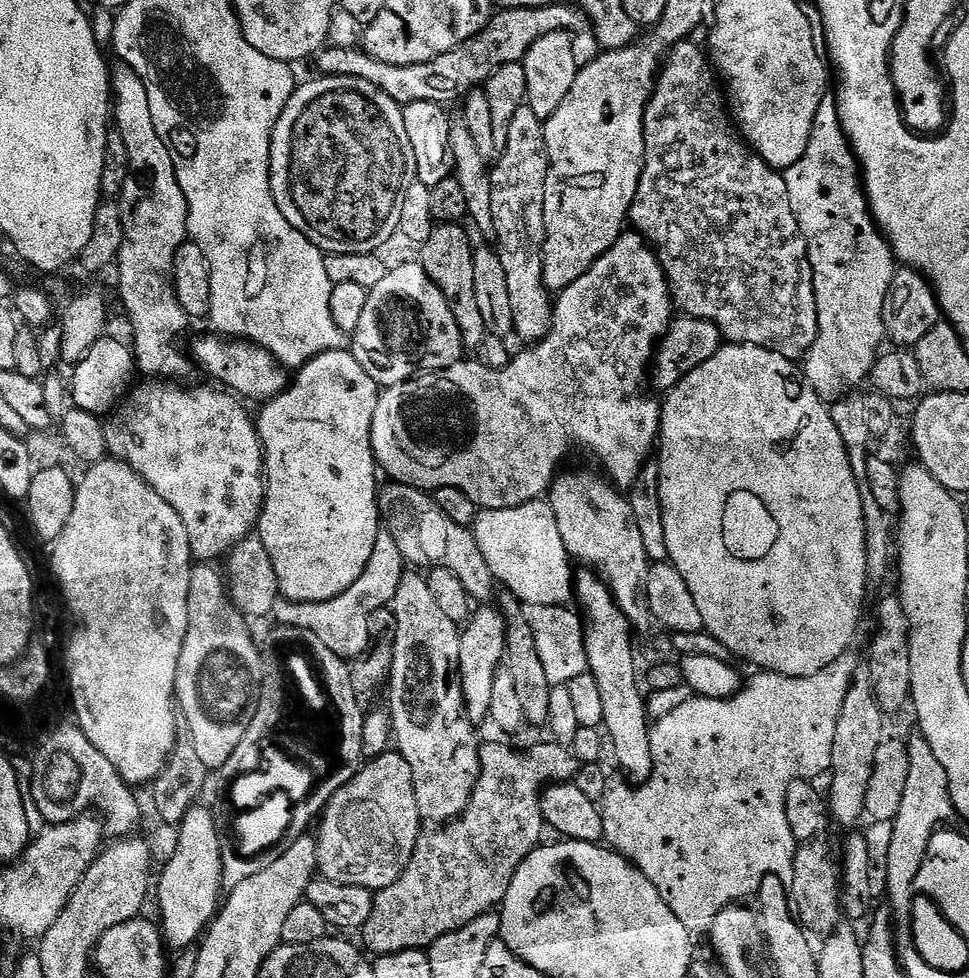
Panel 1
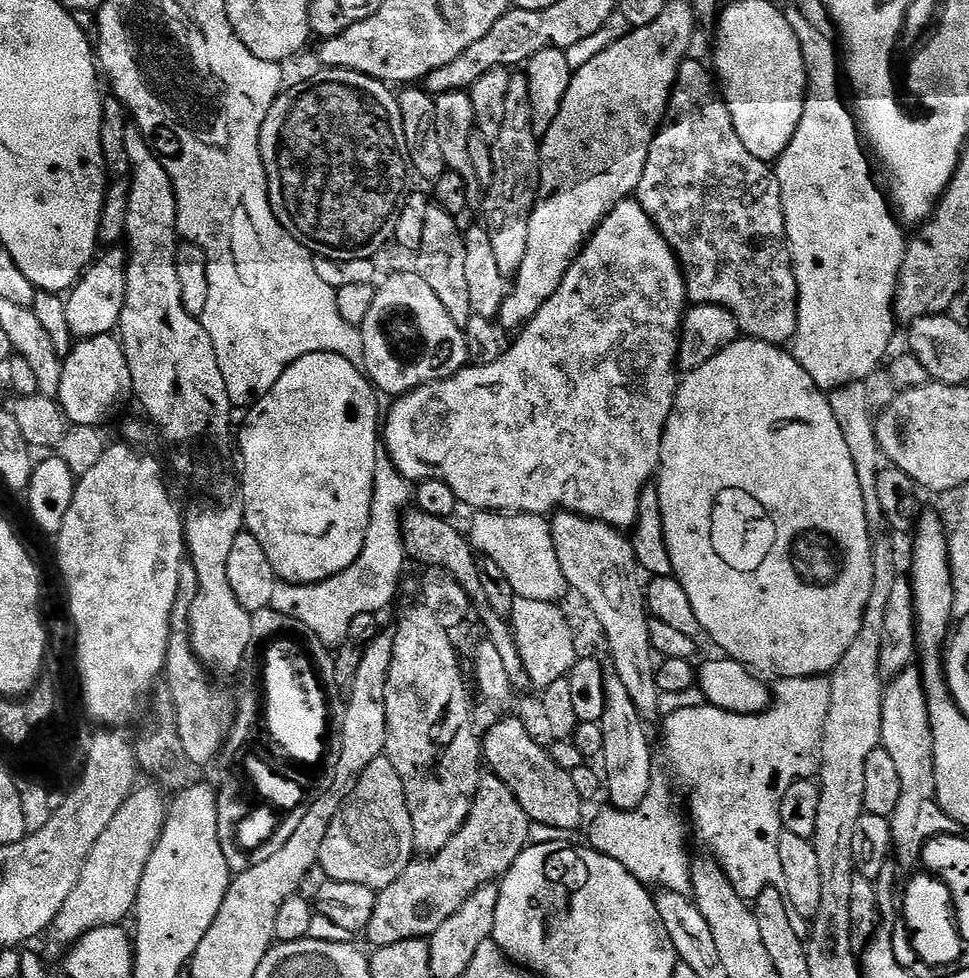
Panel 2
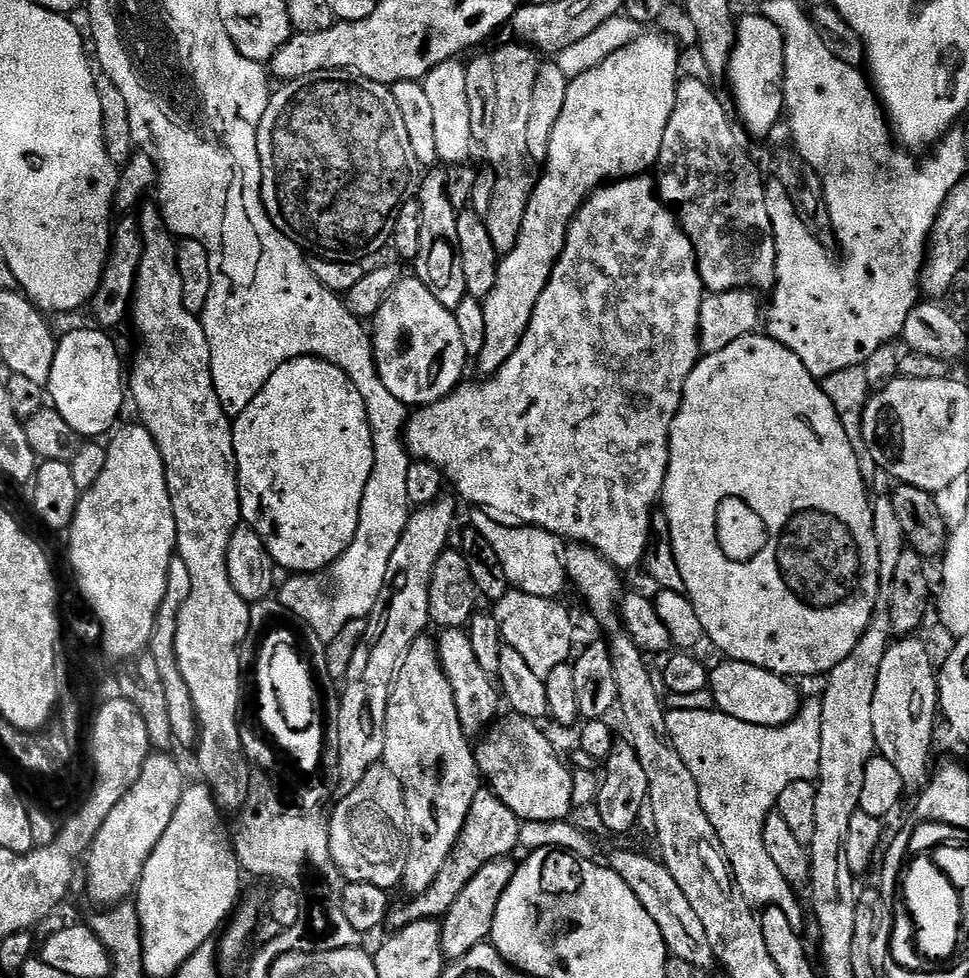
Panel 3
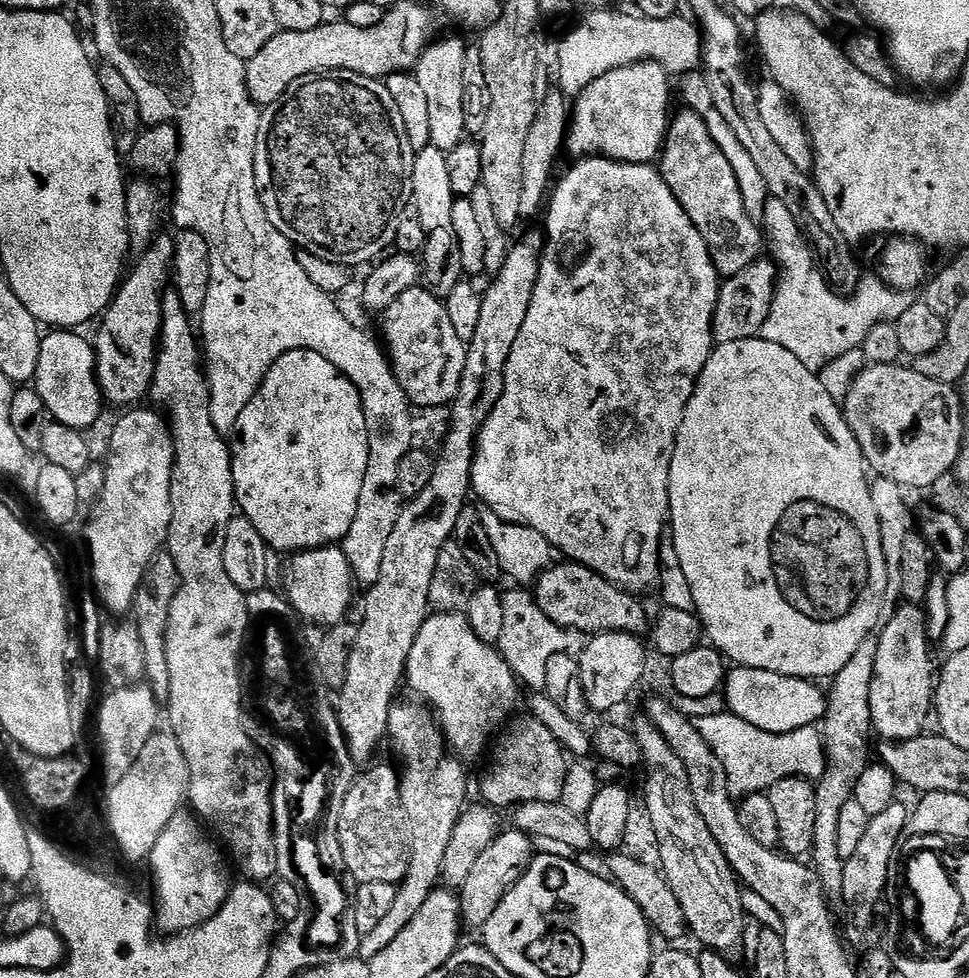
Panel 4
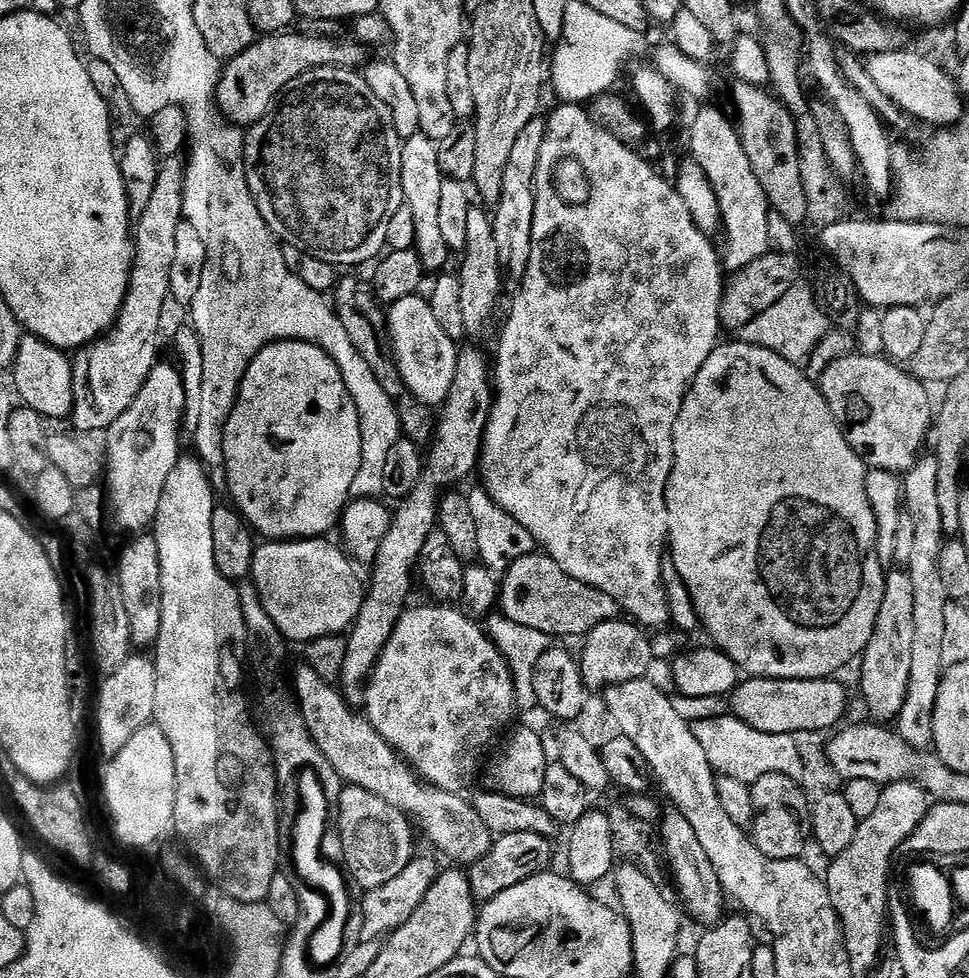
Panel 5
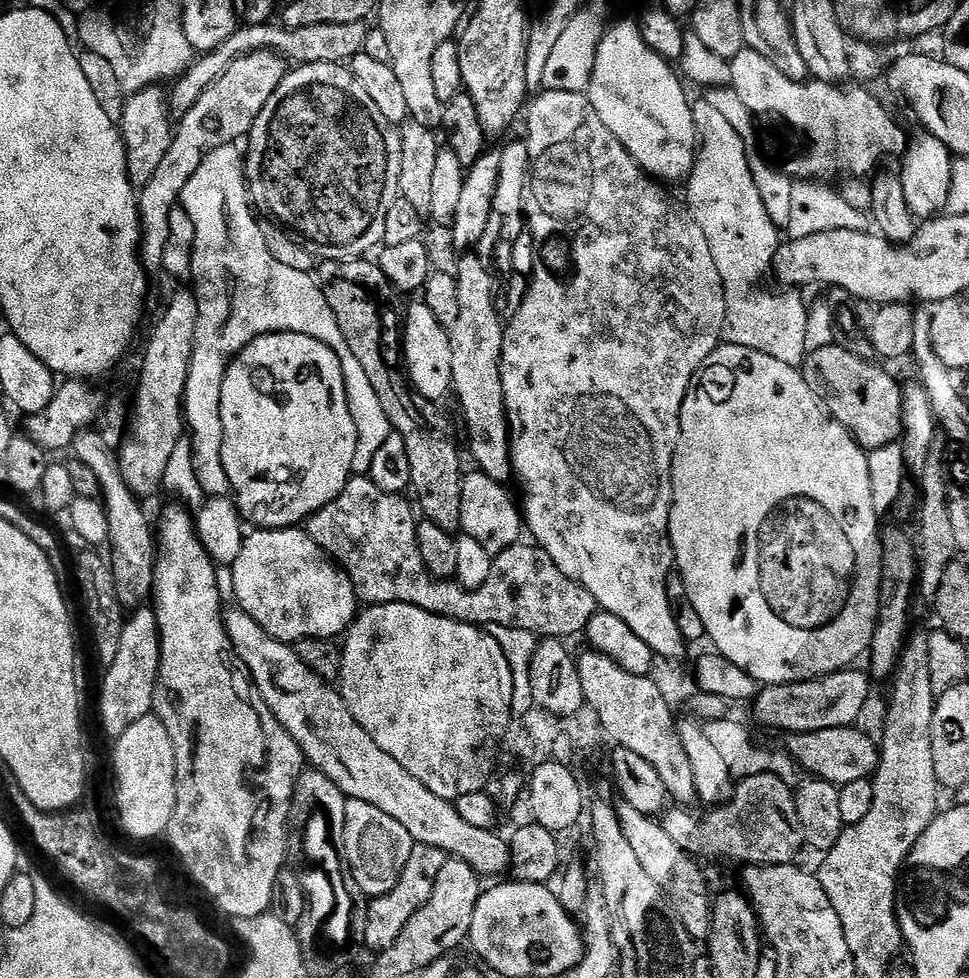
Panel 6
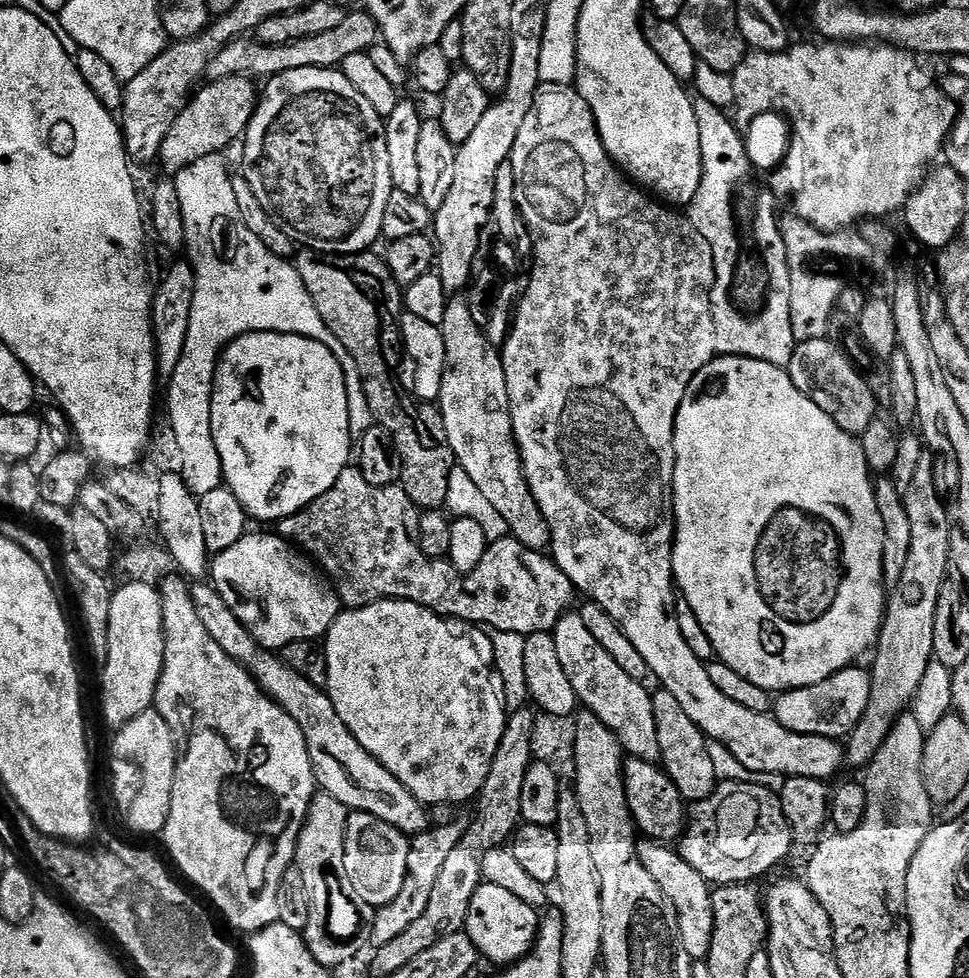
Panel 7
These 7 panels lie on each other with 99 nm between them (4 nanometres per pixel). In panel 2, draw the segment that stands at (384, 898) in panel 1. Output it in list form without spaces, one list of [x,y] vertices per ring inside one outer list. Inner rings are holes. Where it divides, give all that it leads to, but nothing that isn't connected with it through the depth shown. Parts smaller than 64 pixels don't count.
[[[484,774],[480,777],[480,788],[476,791],[476,800],[472,803],[470,814],[466,822],[442,846],[440,852],[435,852],[427,858],[413,859],[412,863],[390,882],[390,886],[379,889],[376,892],[374,902],[374,914],[370,914],[370,922],[366,929],[366,937],[376,948],[394,946],[394,942],[406,942],[407,940],[422,940],[430,938],[458,910],[462,910],[464,903],[469,900],[483,884],[491,884],[499,881],[510,870],[510,866],[529,847],[528,828],[530,821],[526,810],[514,798],[514,794],[505,786],[497,776]]]

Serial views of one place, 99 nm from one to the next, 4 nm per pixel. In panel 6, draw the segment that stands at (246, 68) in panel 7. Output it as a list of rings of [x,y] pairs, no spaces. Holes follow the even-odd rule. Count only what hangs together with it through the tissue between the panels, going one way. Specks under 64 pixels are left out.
[[[272,22],[266,24],[251,24],[237,27],[234,34],[222,42],[214,51],[203,53],[189,65],[184,75],[172,85],[167,97],[168,109],[173,121],[178,122],[194,108],[196,102],[238,57],[247,53],[275,51],[286,60],[296,64],[341,64],[351,61],[360,51],[363,51],[365,23],[349,25],[317,25],[289,29]]]

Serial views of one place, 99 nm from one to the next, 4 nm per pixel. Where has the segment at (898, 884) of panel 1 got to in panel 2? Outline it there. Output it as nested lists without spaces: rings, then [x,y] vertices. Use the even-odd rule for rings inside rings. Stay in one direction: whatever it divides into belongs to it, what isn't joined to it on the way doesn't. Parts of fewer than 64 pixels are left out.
[[[915,667],[907,668],[902,674],[887,681],[882,702],[882,718],[881,745],[890,754],[890,758],[894,759],[899,782],[902,783],[898,806],[890,818],[893,851],[895,857],[899,857],[904,863],[917,863],[924,845],[923,841],[919,840],[922,816],[924,810],[935,801],[937,778],[924,678]]]

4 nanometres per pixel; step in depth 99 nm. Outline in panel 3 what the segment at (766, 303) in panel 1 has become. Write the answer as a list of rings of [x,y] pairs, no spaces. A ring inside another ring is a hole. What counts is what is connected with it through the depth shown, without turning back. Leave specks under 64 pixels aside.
[[[684,78],[676,85],[676,105],[666,134],[662,134],[662,150],[654,165],[654,184],[660,199],[675,211],[680,227],[690,238],[696,252],[696,268],[709,293],[759,290],[768,294],[776,285],[776,276],[775,240],[766,208],[765,181],[760,180],[751,158],[740,149],[727,110],[698,79]]]

